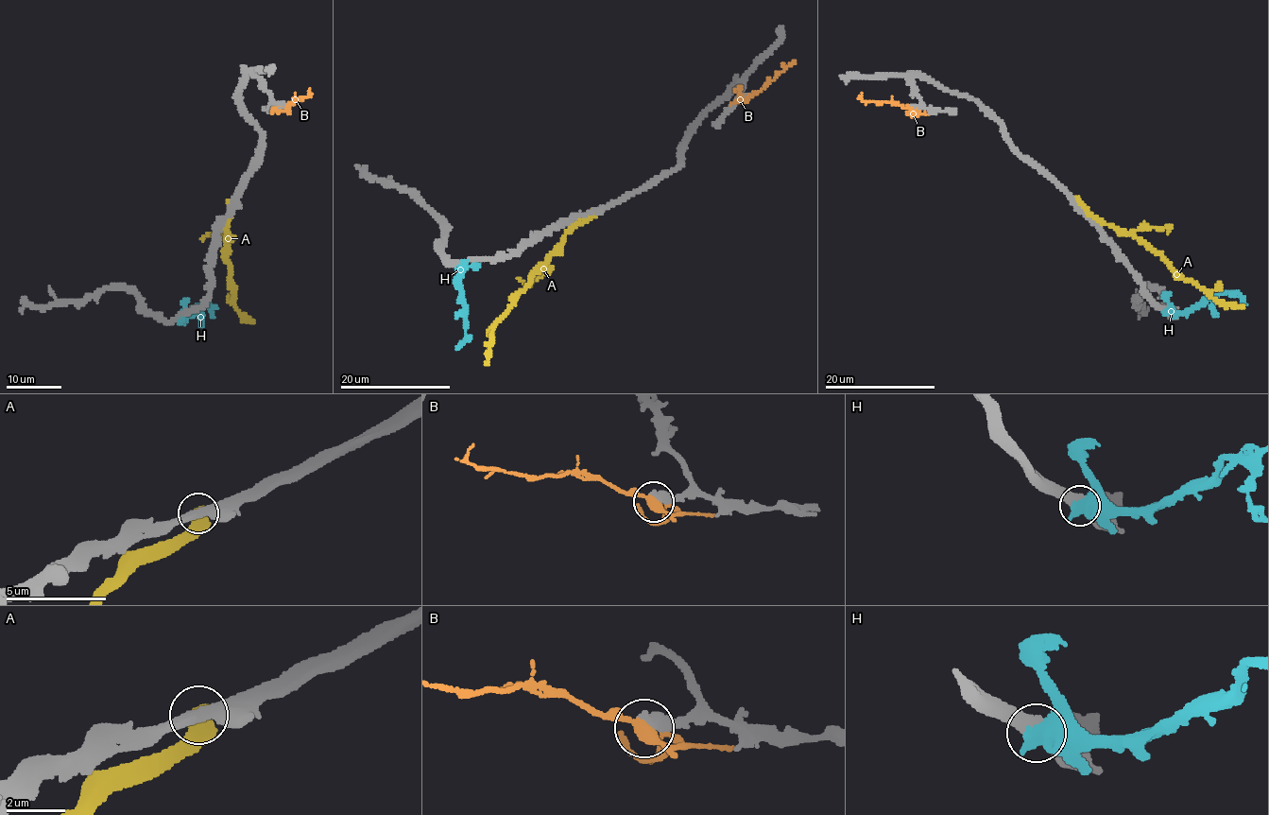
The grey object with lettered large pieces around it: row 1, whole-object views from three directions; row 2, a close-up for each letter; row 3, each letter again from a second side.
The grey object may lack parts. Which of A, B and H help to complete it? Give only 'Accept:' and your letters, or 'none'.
Accept: none

